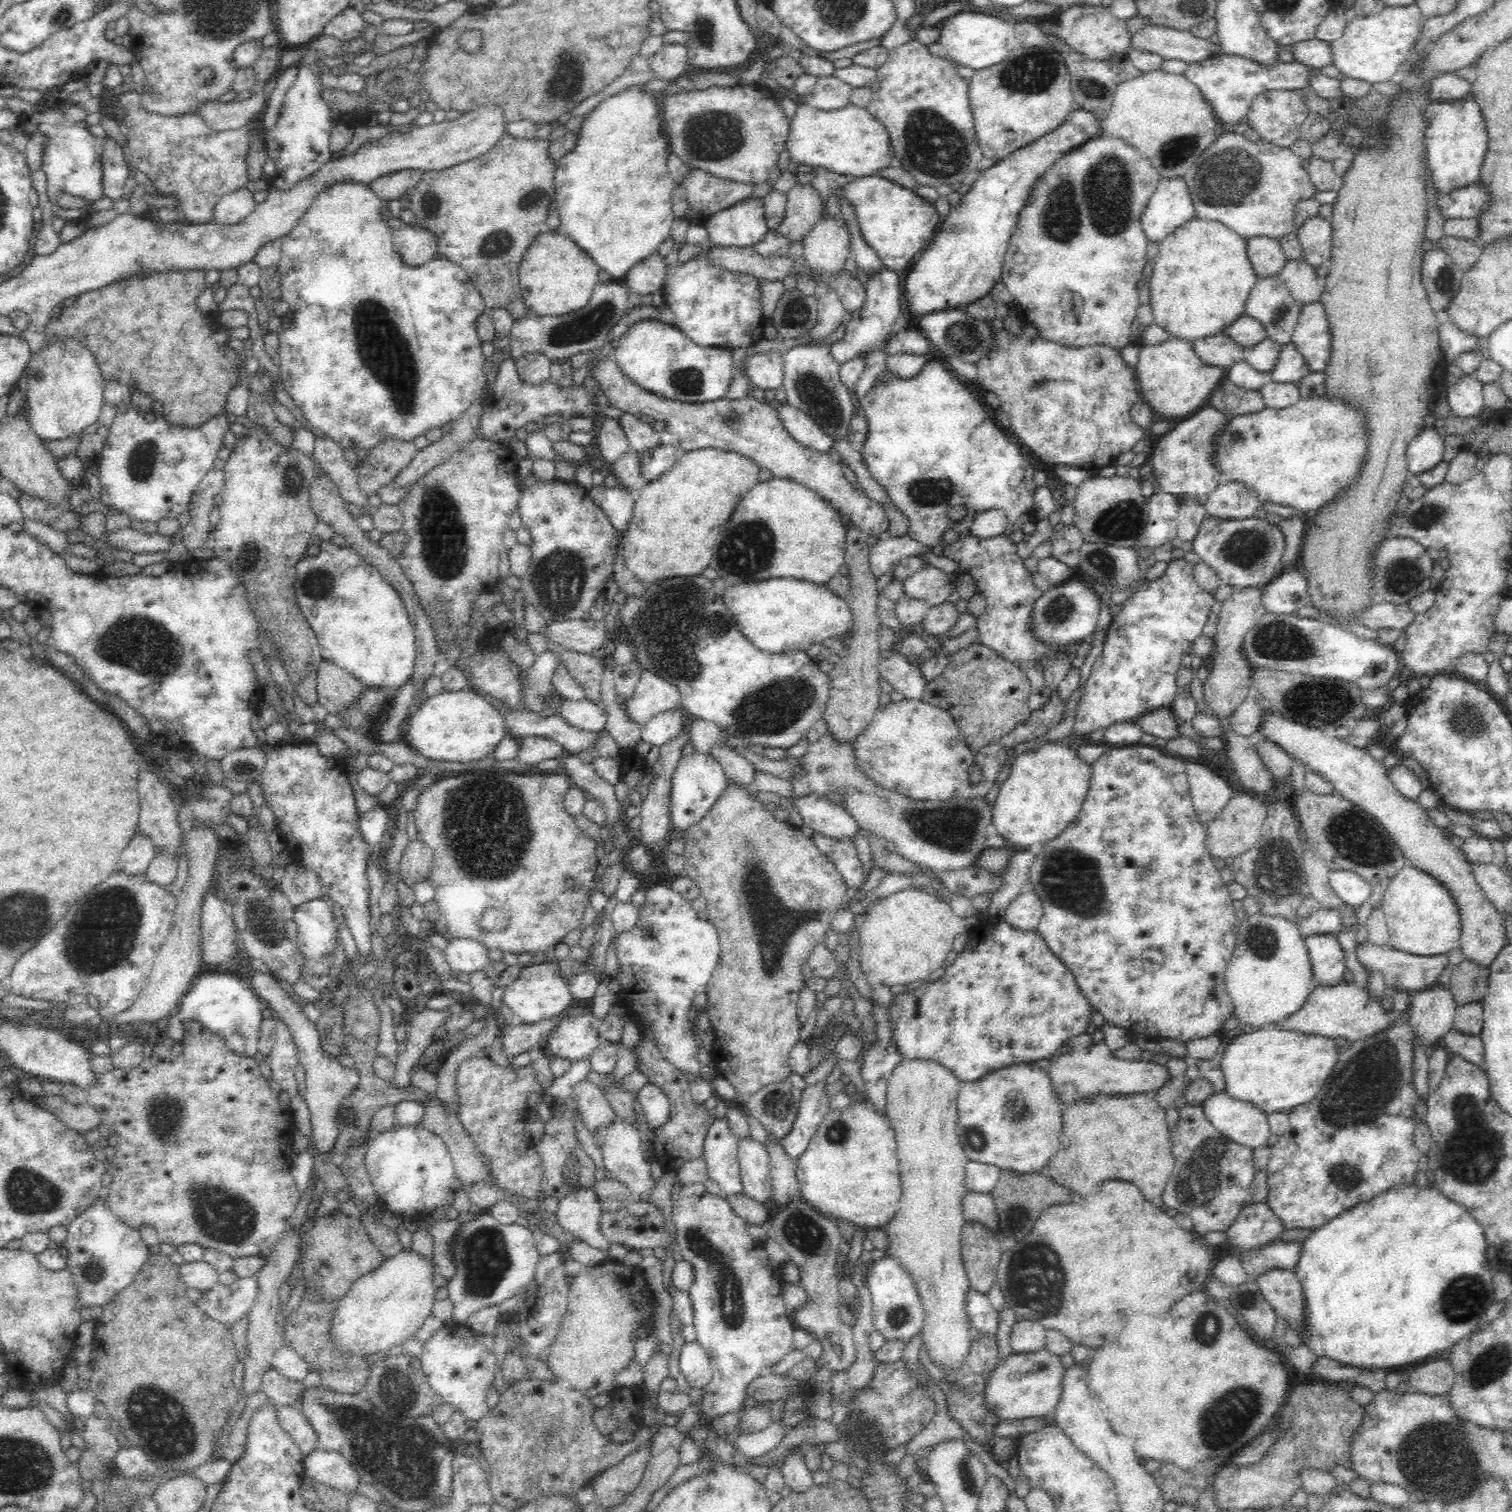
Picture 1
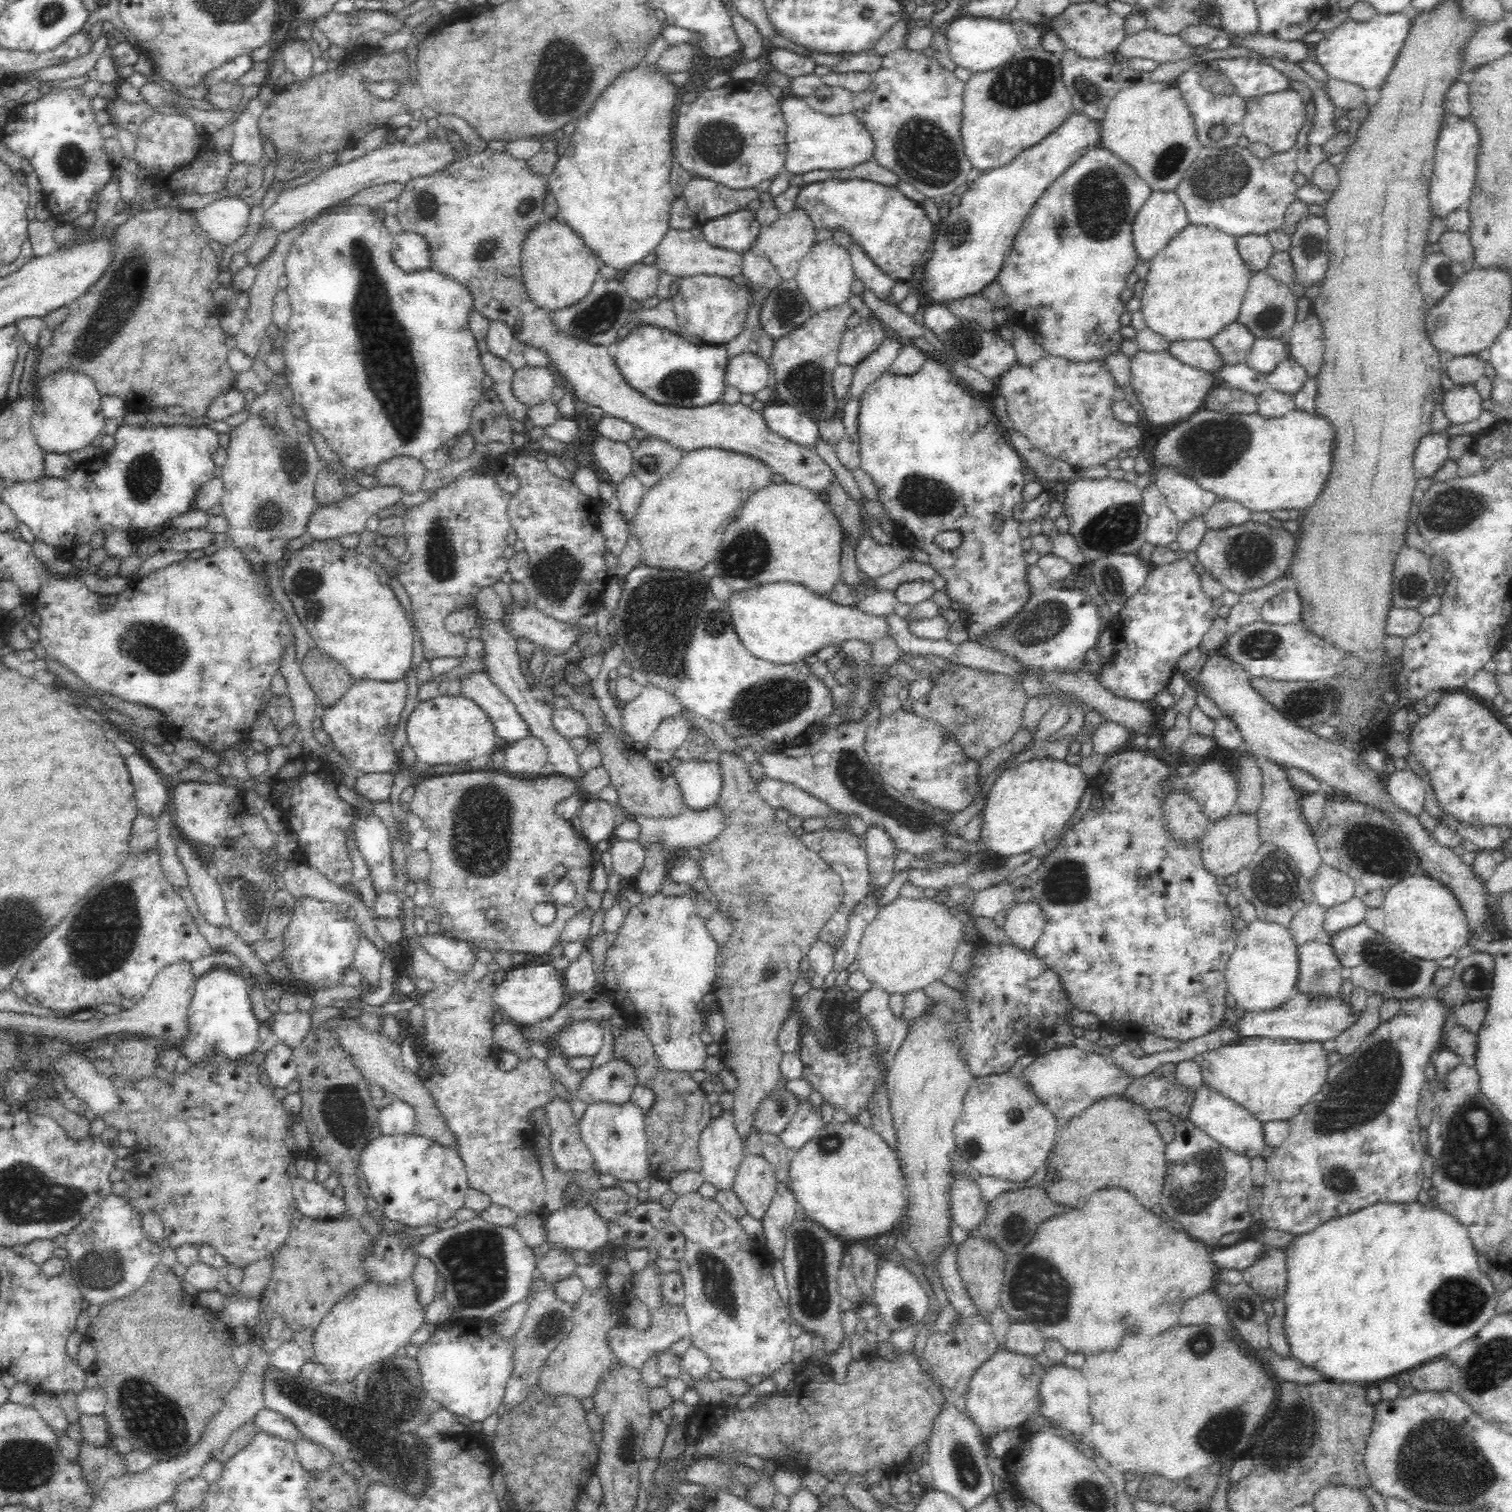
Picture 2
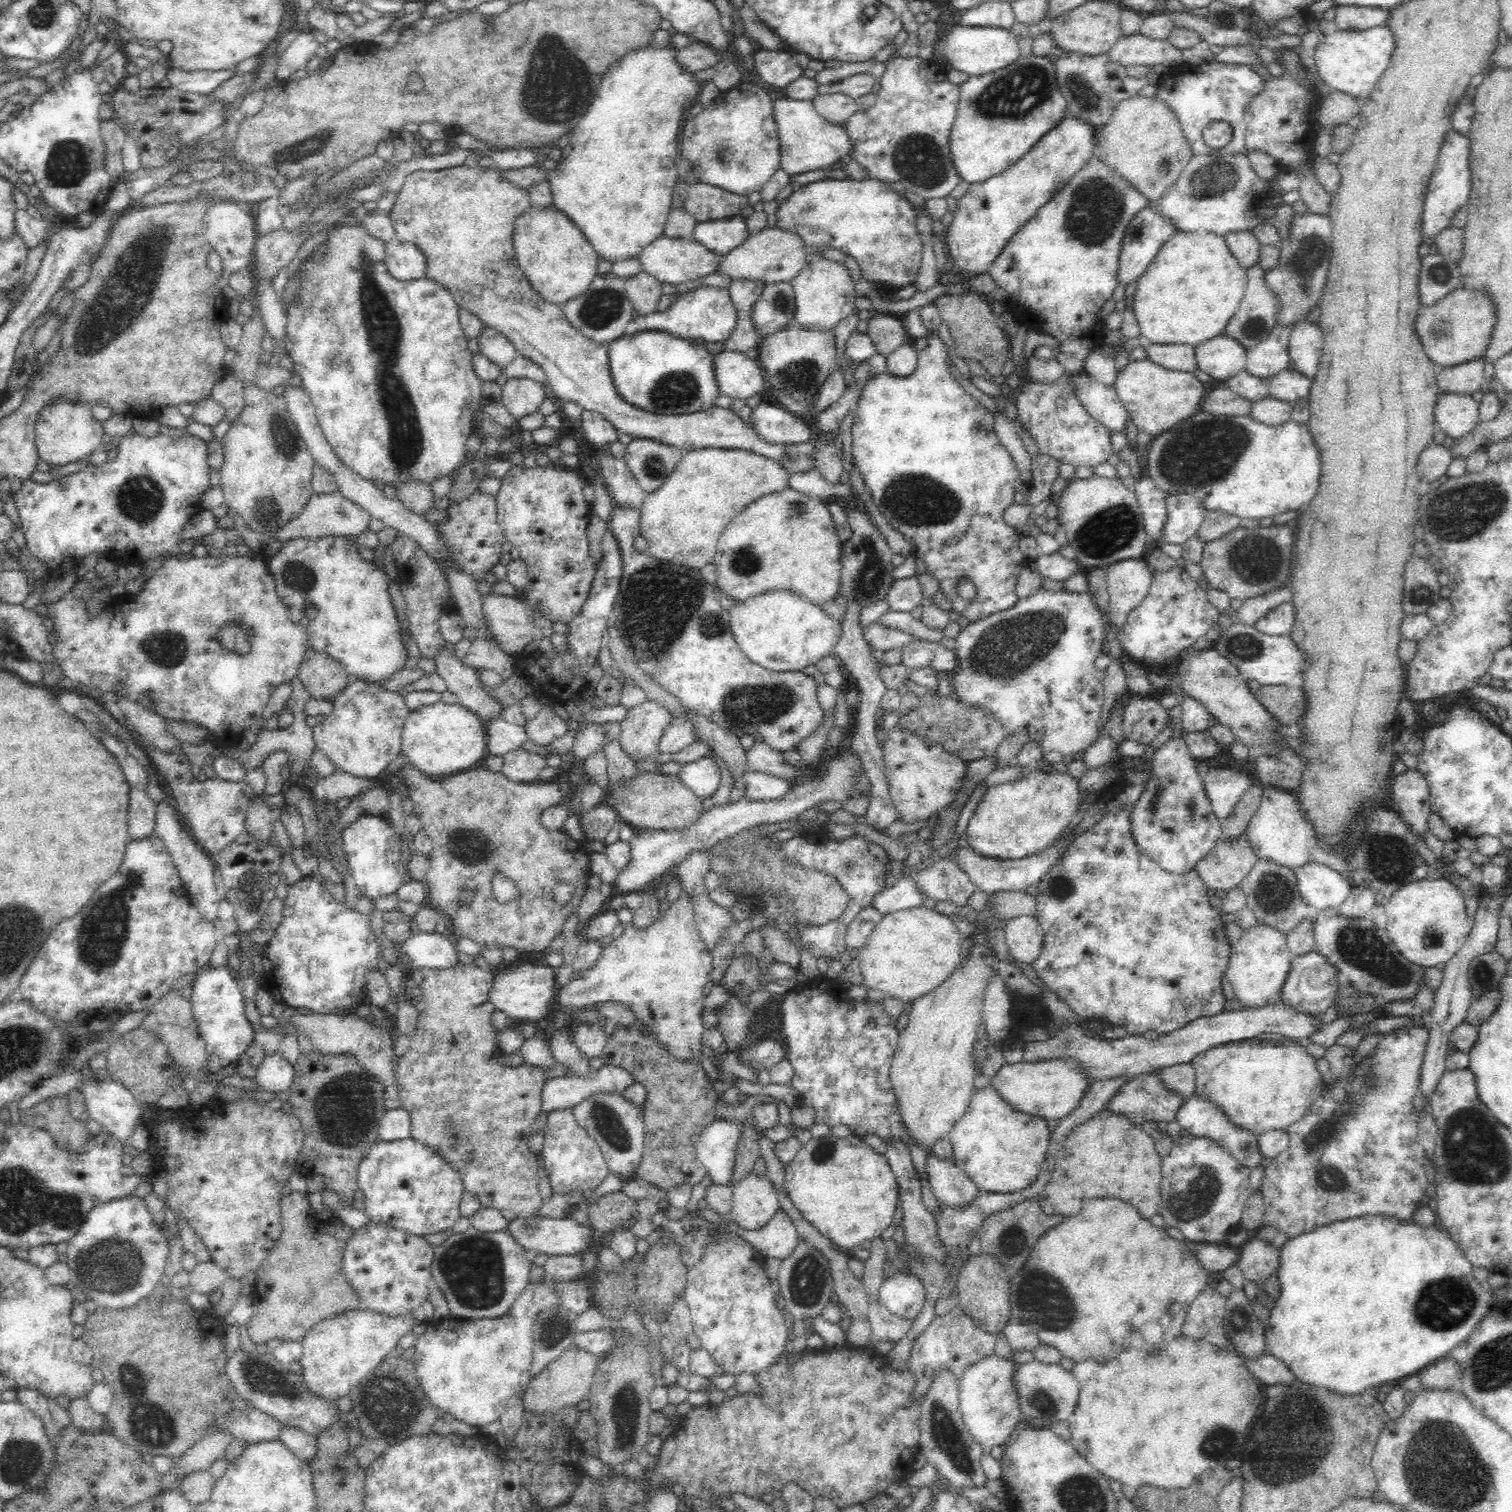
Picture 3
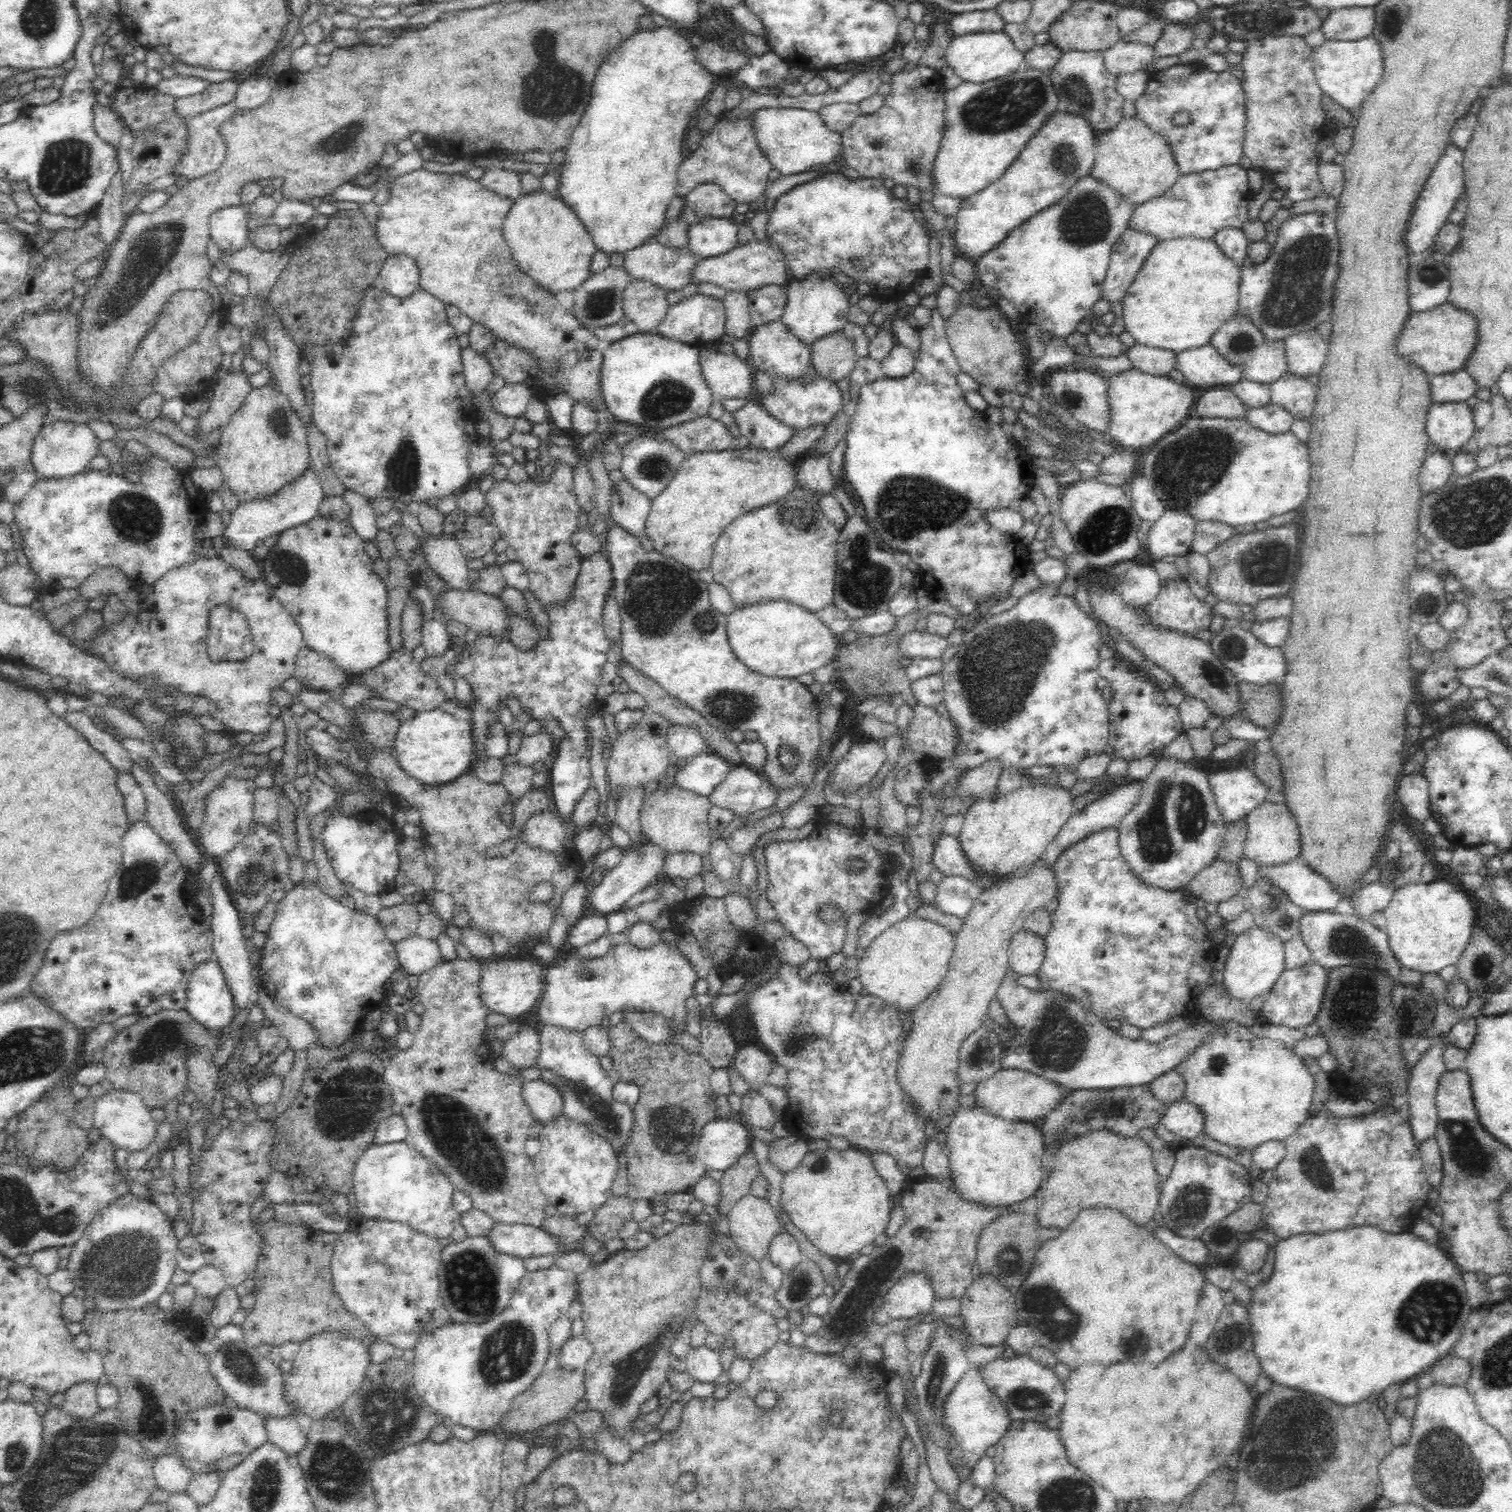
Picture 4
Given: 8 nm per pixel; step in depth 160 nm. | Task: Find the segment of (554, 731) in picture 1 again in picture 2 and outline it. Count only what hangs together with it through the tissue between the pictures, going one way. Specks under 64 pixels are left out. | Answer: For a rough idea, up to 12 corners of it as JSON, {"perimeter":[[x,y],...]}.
{"perimeter":[[486,671],[459,677],[460,694],[485,710],[510,744],[530,726]]}

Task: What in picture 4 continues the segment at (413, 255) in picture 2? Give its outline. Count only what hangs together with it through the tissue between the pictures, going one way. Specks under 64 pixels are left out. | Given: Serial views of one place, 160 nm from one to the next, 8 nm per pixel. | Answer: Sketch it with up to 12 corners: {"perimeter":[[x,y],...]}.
{"perimeter":[[390,253],[380,286],[405,297],[419,287],[420,269],[408,253]]}

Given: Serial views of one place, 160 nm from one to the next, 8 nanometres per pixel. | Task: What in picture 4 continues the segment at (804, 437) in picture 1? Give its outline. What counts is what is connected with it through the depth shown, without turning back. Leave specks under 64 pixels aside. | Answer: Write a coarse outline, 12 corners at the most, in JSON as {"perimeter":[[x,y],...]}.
{"perimeter":[[748,402],[733,417],[757,449],[780,451],[794,427],[762,404]]}

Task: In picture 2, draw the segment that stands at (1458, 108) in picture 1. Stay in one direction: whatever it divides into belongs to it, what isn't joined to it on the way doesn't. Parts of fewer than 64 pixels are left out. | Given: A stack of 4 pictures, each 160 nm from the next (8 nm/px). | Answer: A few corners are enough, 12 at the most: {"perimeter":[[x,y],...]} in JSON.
{"perimeter":[[1447,112],[1429,184],[1433,216],[1467,206],[1480,132]]}

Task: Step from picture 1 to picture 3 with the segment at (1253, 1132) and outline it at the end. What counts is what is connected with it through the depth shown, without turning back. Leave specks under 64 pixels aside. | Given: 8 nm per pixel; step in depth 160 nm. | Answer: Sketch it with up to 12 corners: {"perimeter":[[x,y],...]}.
{"perimeter":[[1188,1097],[1176,1121],[1211,1138],[1247,1167],[1263,1158],[1258,1134],[1216,1101]]}

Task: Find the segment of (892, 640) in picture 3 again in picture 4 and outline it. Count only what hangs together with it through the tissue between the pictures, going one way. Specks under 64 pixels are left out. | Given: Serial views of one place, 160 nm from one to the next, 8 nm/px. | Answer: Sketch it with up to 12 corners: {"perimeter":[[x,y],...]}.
{"perimeter":[[916,629],[898,638],[904,658],[940,658],[946,637]]}

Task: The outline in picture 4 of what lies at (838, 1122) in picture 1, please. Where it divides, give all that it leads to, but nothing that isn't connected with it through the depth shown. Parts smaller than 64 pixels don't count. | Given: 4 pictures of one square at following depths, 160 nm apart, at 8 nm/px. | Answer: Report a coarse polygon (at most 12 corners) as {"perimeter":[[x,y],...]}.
{"perimeter":[[807,1152],[781,1207],[830,1258],[885,1233],[892,1197],[871,1153]]}

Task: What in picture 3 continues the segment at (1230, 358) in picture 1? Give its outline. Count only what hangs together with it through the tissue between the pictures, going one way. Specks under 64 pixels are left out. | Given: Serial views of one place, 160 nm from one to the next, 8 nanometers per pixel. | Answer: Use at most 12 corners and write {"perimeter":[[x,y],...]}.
{"perimeter":[[1148,344],[1154,363],[1171,370],[1197,372],[1192,344]]}

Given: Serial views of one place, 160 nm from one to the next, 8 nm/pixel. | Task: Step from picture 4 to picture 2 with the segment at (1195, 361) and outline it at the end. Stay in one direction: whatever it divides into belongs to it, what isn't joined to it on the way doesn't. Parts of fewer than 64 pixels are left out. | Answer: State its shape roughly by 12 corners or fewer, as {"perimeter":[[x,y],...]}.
{"perimeter":[[1227,324],[1212,341],[1224,364],[1247,360],[1256,342],[1248,325]]}

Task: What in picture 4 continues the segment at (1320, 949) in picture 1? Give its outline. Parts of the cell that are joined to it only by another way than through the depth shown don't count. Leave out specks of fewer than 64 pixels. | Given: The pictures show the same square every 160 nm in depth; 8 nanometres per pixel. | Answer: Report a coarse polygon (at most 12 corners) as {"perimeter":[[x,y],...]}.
{"perimeter":[[1318,961],[1285,969],[1261,1022],[1316,1021],[1330,973]]}

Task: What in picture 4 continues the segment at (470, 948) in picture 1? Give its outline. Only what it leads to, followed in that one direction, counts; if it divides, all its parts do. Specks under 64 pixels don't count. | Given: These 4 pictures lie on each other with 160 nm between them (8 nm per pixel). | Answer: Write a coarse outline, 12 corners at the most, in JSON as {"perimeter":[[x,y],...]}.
{"perimeter":[[417,933],[395,945],[410,975],[444,960],[436,939]]}

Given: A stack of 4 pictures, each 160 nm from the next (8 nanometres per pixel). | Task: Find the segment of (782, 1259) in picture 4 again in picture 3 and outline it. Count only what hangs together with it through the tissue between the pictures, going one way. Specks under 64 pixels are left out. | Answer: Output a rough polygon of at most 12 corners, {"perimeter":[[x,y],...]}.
{"perimeter":[[779,1208],[759,1229],[722,1222],[767,1258],[786,1258],[799,1239],[794,1221]]}

